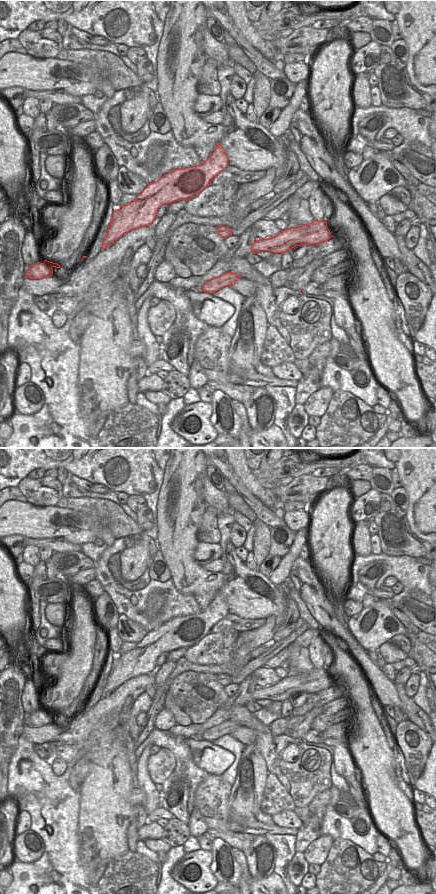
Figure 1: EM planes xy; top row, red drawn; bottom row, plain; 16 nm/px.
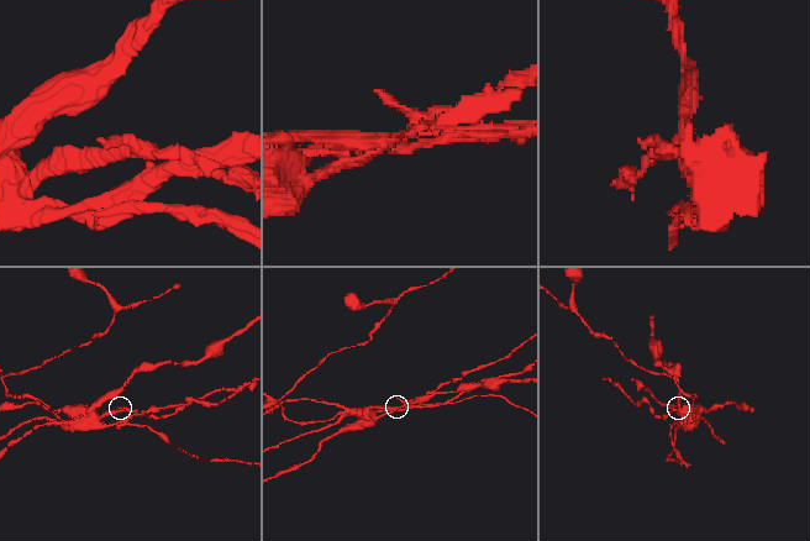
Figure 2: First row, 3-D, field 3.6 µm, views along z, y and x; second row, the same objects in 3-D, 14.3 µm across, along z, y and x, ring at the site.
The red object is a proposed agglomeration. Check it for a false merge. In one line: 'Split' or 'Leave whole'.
Split.

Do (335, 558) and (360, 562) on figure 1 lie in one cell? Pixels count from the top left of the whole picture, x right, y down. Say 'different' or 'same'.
different

